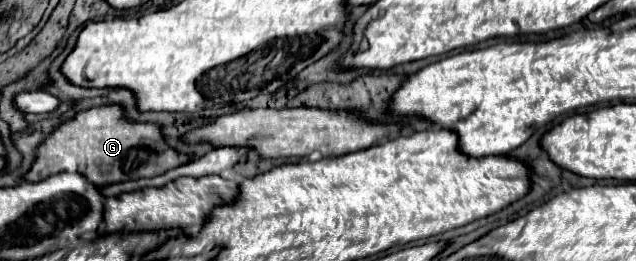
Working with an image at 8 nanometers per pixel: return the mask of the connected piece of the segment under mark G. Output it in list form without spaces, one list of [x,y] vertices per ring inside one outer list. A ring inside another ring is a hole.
[[[101,106],[79,112],[75,118],[59,124],[37,148],[35,162],[23,176],[25,182],[39,182],[59,172],[81,172],[91,184],[107,186],[115,182],[153,178],[185,164],[187,158],[171,150],[159,126],[131,124],[123,118],[119,106]],[[105,168],[105,170],[99,170]]]

